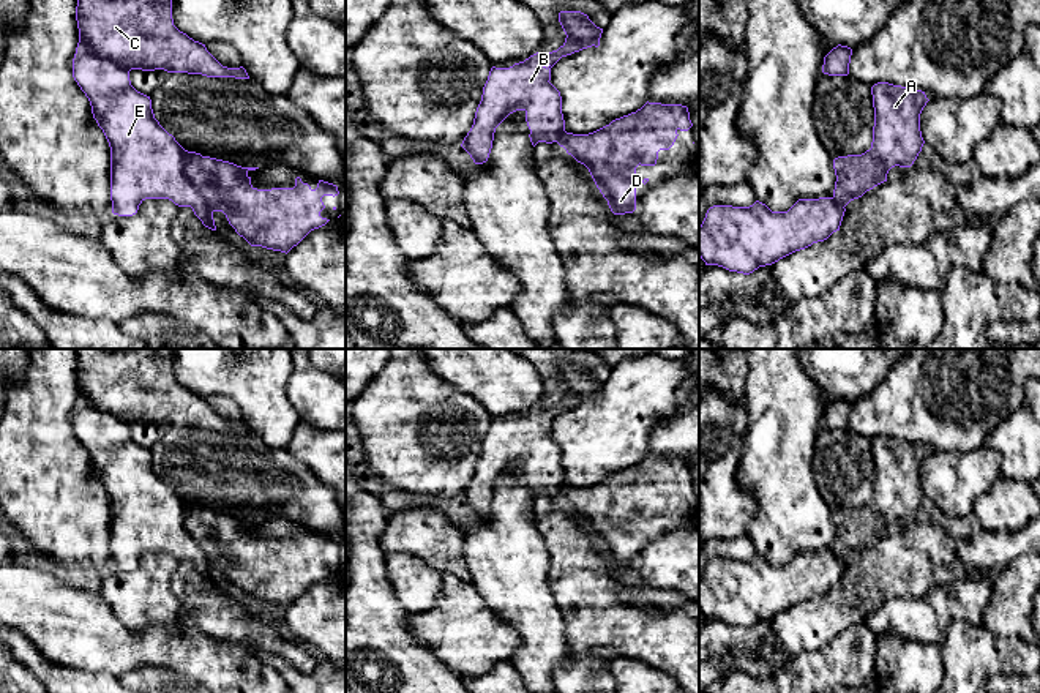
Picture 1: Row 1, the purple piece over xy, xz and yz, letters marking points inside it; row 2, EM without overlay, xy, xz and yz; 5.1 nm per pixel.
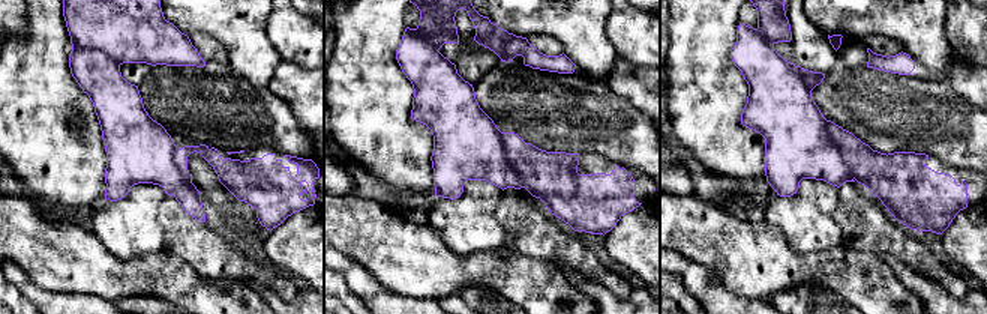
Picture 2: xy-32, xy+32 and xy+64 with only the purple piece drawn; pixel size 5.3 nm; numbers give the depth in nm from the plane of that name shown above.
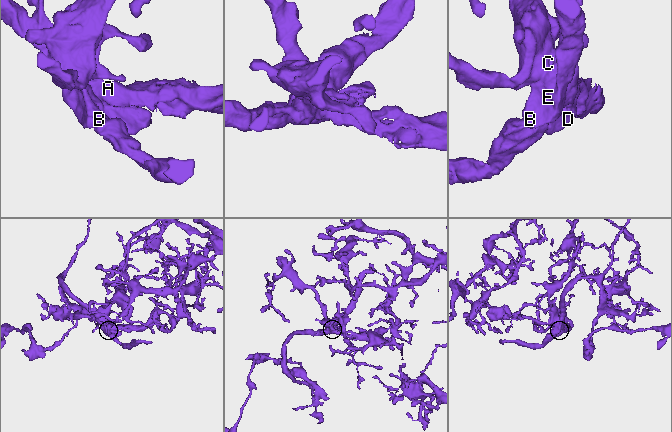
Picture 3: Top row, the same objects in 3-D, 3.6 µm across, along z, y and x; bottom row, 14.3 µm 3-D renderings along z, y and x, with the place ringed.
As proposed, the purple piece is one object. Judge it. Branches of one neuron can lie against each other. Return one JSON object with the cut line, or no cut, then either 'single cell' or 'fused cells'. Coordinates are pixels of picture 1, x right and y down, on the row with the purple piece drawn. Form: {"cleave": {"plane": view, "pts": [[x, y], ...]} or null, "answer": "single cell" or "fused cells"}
{"cleave": {"plane": "xy", "pts": [[185, 150], [187, 177], [201, 201], [212, 212]]}, "answer": "fused cells"}

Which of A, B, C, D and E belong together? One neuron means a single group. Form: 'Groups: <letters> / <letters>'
Groups: A C D / B E

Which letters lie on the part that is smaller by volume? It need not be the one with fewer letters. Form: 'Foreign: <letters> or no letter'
Foreign: B, E

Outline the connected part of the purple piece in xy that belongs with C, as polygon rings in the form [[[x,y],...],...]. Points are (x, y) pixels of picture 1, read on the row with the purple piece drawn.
[[[77,0],[79,41],[92,52],[131,69],[249,79],[246,69],[223,66],[205,47],[174,25],[172,0]]]

